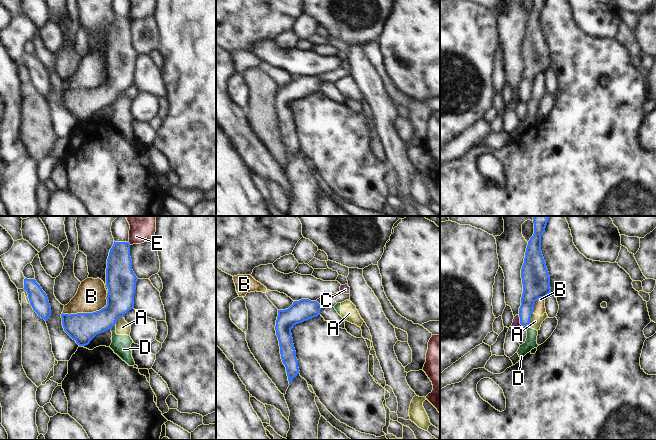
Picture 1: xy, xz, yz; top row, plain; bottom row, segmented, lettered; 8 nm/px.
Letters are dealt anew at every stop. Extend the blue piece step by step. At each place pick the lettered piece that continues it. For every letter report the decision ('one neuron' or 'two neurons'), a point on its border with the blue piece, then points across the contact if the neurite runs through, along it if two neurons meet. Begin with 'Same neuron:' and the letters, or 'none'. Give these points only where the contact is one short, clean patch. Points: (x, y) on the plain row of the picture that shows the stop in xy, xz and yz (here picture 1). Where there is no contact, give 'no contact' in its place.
Same neuron: none
A: two neurons; meets blue in yz at (529, 94); border along yz (532, 88), (528, 100)
B: two neurons; meets blue in xy at (89, 89)
C: two neurons; meets blue in yz at (520, 95); border along yz (518, 90), (521, 100)
D: two neurons; meets blue in xy at (112, 102); border along xy (115, 101), (111, 105)
E: two neurons; meets blue in xy at (129, 19)

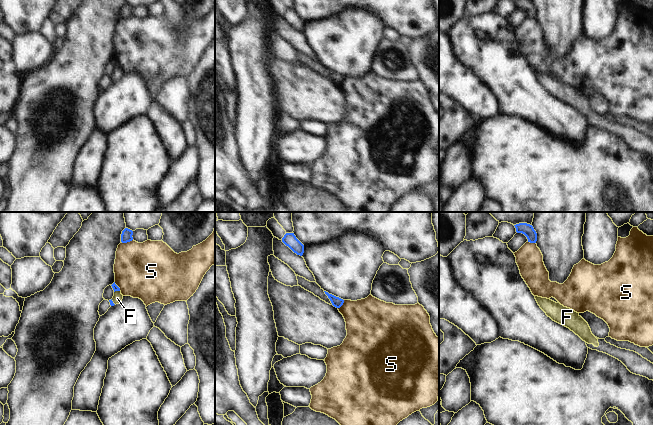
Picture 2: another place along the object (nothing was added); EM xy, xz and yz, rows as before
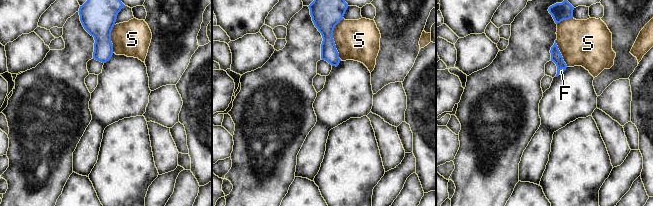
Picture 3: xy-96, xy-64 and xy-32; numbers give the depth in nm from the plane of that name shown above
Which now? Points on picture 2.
Same neuron: F
F: one neuron; meets blue in xy at (116, 66); runs through xy (114, 62), (116, 66), (117, 74)
S: two neurons; meets blue in xy at (127, 17)

